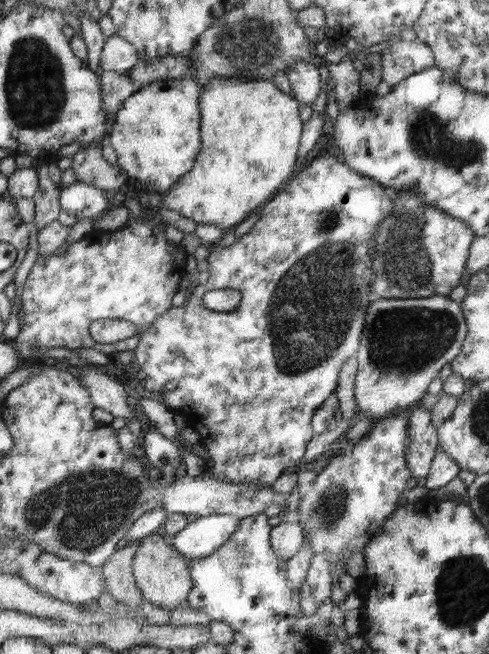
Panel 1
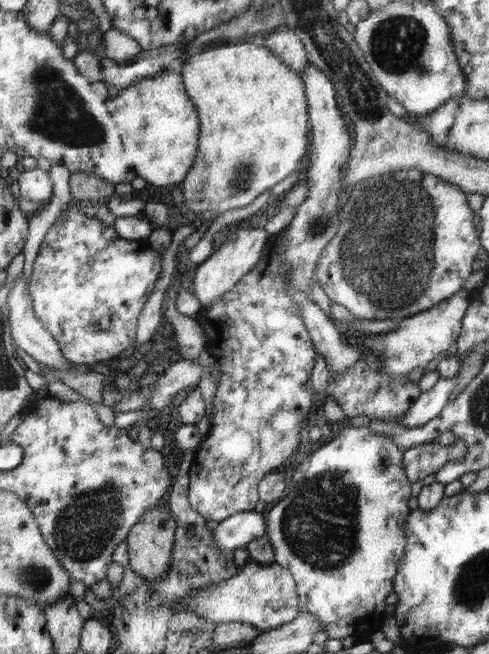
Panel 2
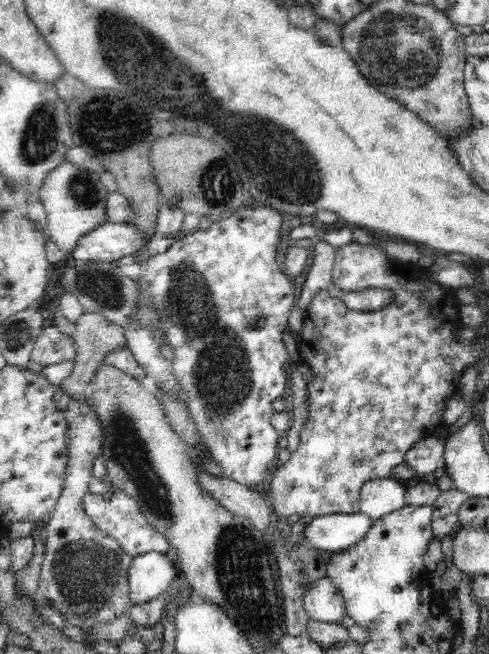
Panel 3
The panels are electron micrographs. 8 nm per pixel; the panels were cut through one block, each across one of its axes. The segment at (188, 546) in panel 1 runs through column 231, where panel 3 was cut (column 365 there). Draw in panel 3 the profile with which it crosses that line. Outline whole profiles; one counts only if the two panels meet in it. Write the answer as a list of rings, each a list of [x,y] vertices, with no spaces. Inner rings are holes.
[[[361,513],[320,516],[308,524],[302,536],[321,551],[334,554],[364,539],[373,522]]]

